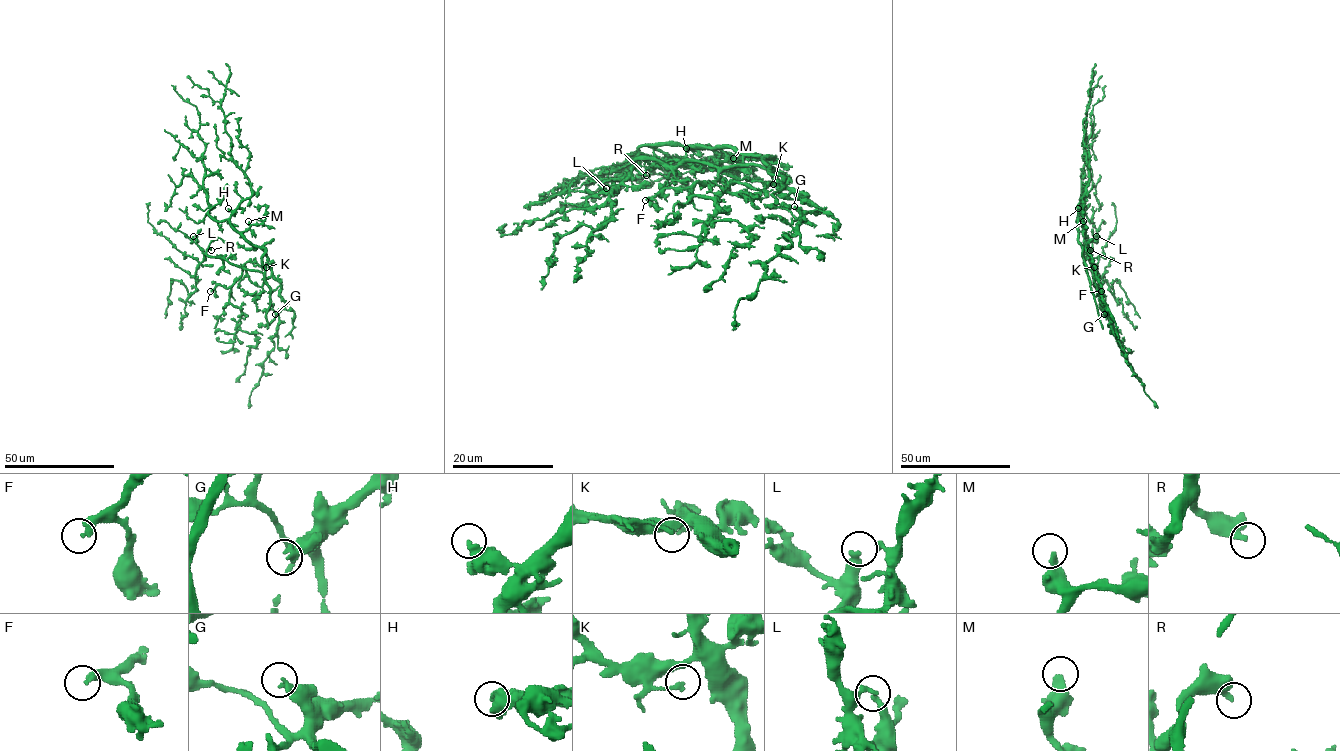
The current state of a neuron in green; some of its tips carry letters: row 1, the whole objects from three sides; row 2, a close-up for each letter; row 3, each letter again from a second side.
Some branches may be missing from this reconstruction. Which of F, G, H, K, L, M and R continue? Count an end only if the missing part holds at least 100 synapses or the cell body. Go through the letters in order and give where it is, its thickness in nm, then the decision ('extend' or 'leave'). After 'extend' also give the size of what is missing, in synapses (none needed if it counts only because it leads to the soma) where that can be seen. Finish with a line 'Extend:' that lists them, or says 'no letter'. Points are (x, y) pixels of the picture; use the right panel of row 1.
F: at (1101, 291); 340 nm thick; extend; about 180 synapses
G: at (1104, 314); 300 nm thick; leave
H: at (1078, 208); 380 nm thick; leave
K: at (1094, 267); 170 nm thick; leave
L: at (1096, 236); 180 nm thick; leave
M: at (1083, 221); 320 nm thick; leave
R: at (1090, 250); 360 nm thick; leave
Extend: F

